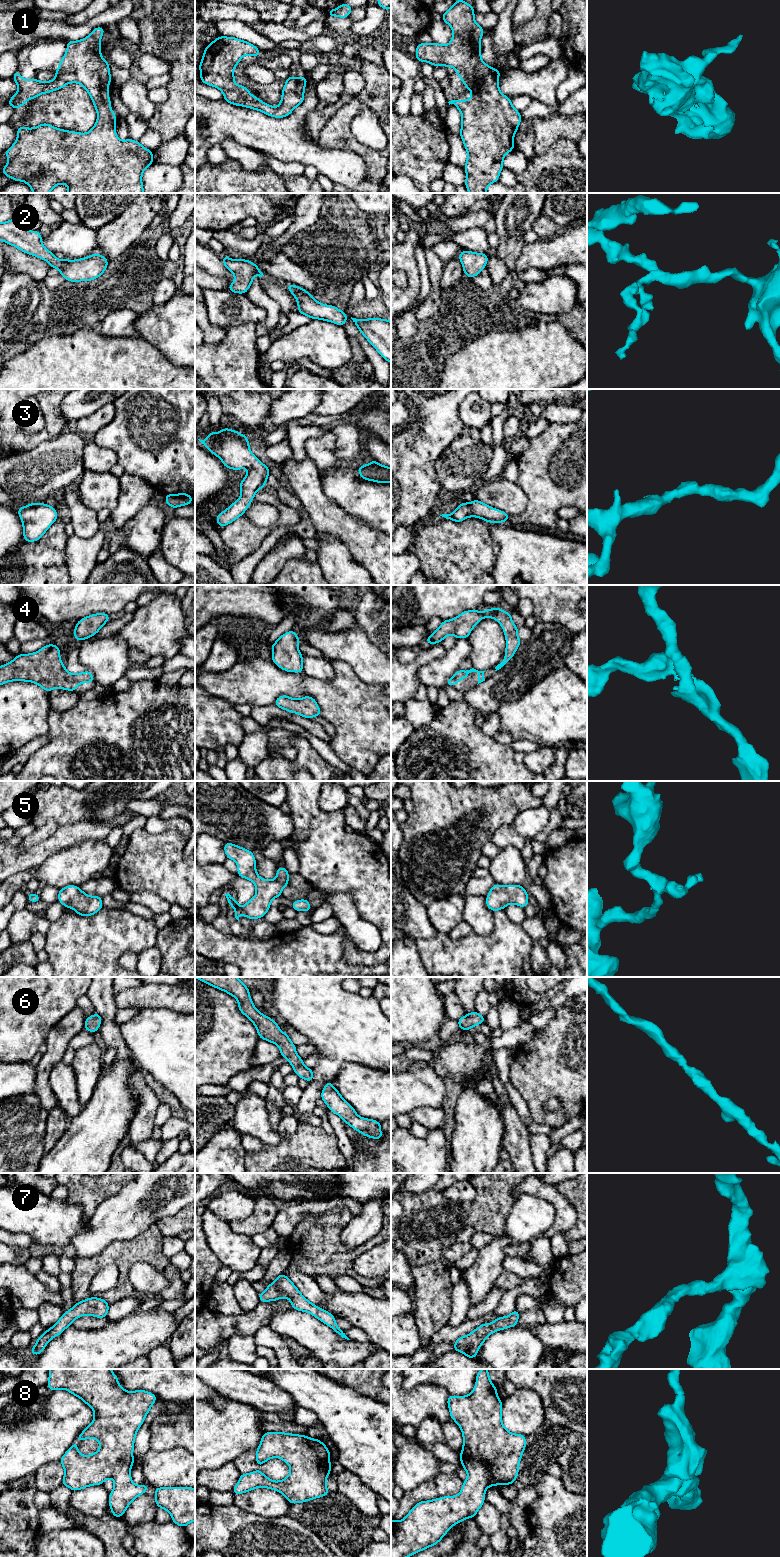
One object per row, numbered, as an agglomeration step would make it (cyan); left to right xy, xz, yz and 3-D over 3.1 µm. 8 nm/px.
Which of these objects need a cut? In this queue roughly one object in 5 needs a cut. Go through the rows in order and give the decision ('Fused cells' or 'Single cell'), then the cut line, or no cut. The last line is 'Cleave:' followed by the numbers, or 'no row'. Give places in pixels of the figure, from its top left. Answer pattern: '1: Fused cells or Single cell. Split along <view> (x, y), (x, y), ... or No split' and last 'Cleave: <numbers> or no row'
1: Single cell. No split
2: Single cell. No split
3: Single cell. No split
4: Single cell. No split
5: Single cell. No split
6: Single cell. No split
7: Single cell. No split
8: Single cell. No split
Cleave: no row

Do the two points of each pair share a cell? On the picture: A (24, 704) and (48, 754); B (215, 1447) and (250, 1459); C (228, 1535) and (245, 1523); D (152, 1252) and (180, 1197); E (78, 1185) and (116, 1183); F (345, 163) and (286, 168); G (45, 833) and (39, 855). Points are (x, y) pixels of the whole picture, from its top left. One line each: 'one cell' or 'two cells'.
A: two cells
B: two cells
C: one cell
D: two cells
E: one cell
F: two cells
G: two cells

